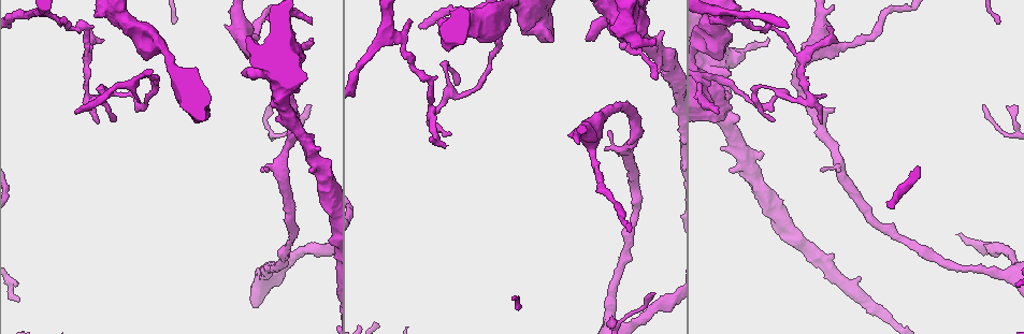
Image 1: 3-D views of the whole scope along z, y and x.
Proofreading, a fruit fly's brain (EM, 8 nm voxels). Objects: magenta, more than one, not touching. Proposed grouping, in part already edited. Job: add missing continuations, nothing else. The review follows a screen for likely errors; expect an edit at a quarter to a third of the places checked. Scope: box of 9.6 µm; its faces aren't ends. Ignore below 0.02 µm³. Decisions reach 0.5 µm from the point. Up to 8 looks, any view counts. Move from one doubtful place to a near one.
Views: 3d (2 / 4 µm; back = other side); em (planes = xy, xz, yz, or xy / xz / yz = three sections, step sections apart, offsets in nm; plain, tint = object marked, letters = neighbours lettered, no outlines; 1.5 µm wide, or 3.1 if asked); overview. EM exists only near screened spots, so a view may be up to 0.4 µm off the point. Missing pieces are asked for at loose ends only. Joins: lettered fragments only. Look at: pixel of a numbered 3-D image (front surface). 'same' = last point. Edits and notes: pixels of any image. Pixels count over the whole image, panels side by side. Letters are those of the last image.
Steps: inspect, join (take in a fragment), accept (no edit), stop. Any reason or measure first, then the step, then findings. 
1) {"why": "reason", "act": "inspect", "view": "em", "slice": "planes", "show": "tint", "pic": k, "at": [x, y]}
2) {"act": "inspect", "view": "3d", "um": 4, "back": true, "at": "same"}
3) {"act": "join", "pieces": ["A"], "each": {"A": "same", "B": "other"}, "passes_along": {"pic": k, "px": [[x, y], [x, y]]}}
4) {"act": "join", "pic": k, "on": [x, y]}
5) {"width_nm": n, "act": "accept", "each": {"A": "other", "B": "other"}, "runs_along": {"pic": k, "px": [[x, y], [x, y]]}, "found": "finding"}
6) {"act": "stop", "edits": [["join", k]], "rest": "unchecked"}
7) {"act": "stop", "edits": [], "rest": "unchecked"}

{"why": "stops while still wide", "act": "inspect", "view": "em", "slice": "planes", "show": "letters", "pic": 1, "at": [242, 75]}

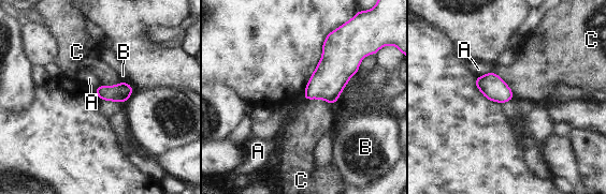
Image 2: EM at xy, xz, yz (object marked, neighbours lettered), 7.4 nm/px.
{"act": "accept", "each": {"A": "other", "B": "other", "C": "other"}, "border": {"pic": 2, "px": [[493, 71], [510, 89], [514, 98]]}, "found": "no lettered fragment goes on from it"}

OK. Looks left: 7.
{"why": "tapers out", "act": "inspect", "view": "3d", "um": 2, "pic": 1, "at": [139, 102]}

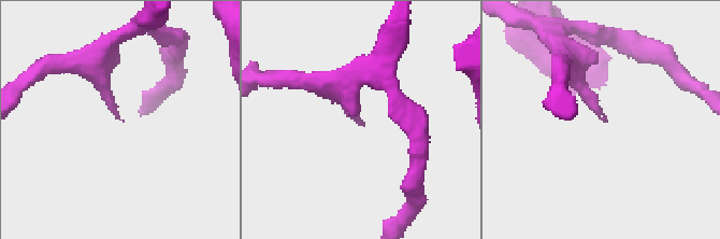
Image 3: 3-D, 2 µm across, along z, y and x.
{"act": "inspect", "view": "em", "slice": "planes", "show": "letters", "pic": 3, "at": [123, 120]}

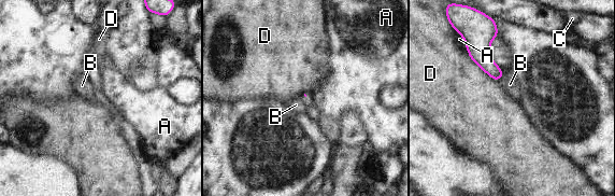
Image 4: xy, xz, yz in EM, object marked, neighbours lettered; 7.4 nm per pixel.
{"act": "accept", "each": {"A": "other", "B": "other", "C": "other", "D": "other"}, "border": {"pic": 4, "px": [[465, 44], [468, 53]]}, "found": "none of them fits"}

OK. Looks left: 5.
{"why": "thick end", "act": "inspect", "view": "3d", "um": 2, "back": true, "pic": 1, "at": [761, 153]}

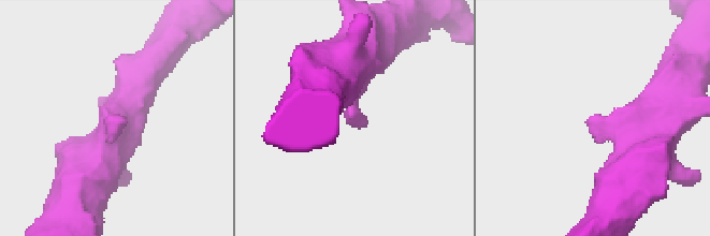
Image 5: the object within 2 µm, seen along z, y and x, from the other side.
{"why": "shape alone is not enough", "act": "inspect", "view": "em", "slice": "xy", "step": 4, "show": "tint", "pic": 5, "at": [122, 121]}

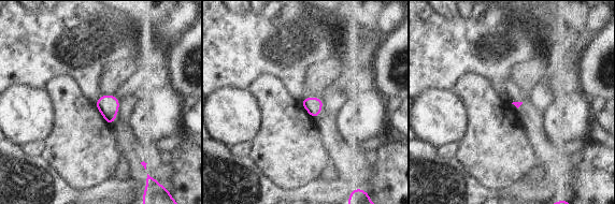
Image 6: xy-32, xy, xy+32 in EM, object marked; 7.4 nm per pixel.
{"act": "inspect", "view": "em", "slice": "planes", "show": "letters", "at": "same"}

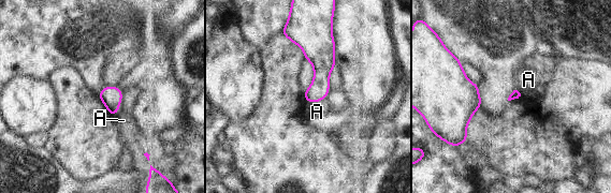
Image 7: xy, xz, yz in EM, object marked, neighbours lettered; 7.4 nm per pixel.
{"act": "accept", "each": {"A": "other"}, "border": {"pic": 7, "px": [[324, 98], [314, 102], [305, 101]]}, "found": "no lettered fragment goes on from it"}

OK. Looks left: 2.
{"act": "stop", "edits": [], "rest": "unchecked"}

